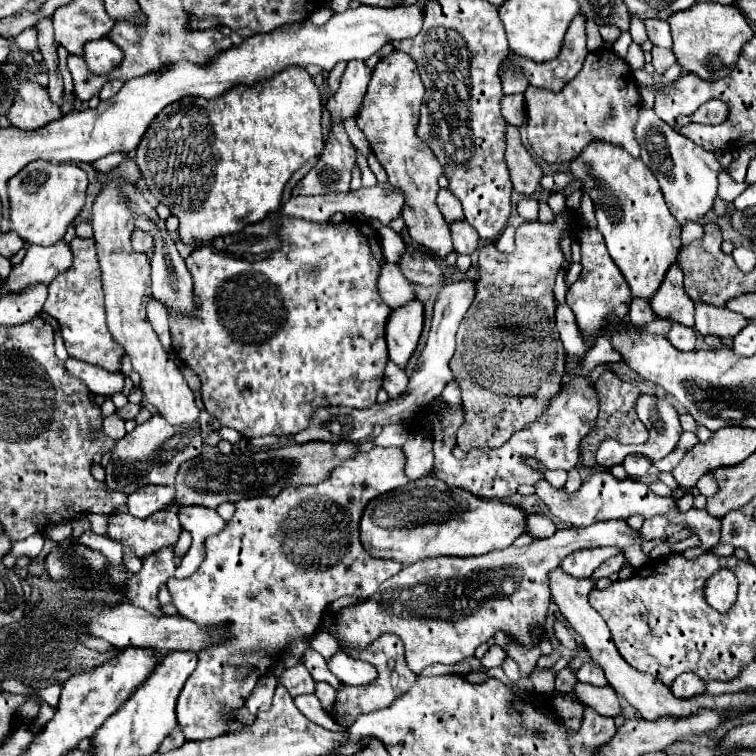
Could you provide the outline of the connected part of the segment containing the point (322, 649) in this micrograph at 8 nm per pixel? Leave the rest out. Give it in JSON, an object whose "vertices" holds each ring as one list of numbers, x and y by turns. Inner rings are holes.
{"vertices":[[321,630,319,634,315,634,315,640,311,640,311,648,315,648,323,658,329,658,339,650,337,642,331,638,327,630]]}

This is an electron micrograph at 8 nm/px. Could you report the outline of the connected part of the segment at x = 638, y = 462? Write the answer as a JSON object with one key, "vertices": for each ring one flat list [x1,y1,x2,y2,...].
{"vertices":[[631,454,623,460,623,468,631,478,641,478,647,474,647,470,651,468,651,462,639,454]]}

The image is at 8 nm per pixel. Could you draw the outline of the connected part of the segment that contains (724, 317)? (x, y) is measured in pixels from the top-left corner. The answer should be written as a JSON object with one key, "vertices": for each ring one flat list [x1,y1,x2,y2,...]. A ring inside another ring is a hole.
{"vertices":[[695,304,695,330,701,336,719,336,721,340,733,340,749,320,729,308,715,308,709,304]]}

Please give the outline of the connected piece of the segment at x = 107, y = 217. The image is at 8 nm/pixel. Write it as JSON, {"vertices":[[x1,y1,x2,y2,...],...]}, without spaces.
{"vertices":[[103,188,93,204,91,214,95,248,101,264,103,292,105,292,105,312,107,328,117,344,123,346,125,354,131,358,133,370,141,376,141,390,145,400,161,414,171,426,189,424,199,420,199,408,195,406,195,396,187,386,181,370,163,350,151,322,147,320,145,306,151,298,151,278,149,278,149,258,131,248,133,232,133,212,121,202,117,190]]}

